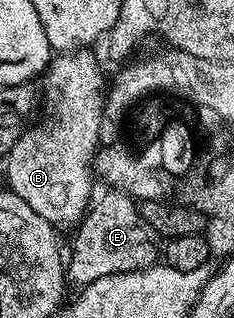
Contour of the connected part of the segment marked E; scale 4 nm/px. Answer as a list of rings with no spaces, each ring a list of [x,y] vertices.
[[[106,190],[102,197],[91,203],[77,225],[74,245],[68,248],[66,278],[71,285],[85,286],[108,274],[135,272],[148,268],[160,256],[160,237],[144,222],[138,204],[127,192]]]

